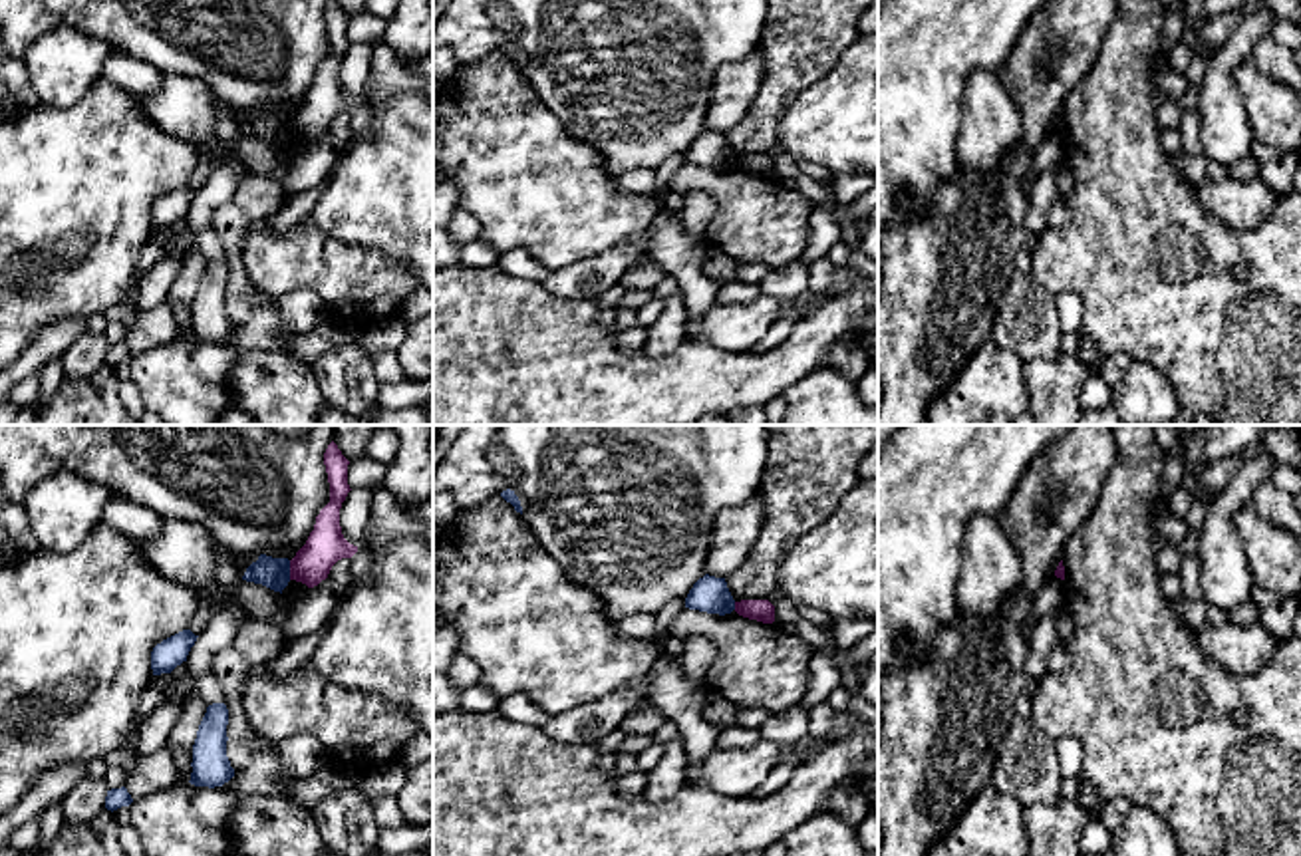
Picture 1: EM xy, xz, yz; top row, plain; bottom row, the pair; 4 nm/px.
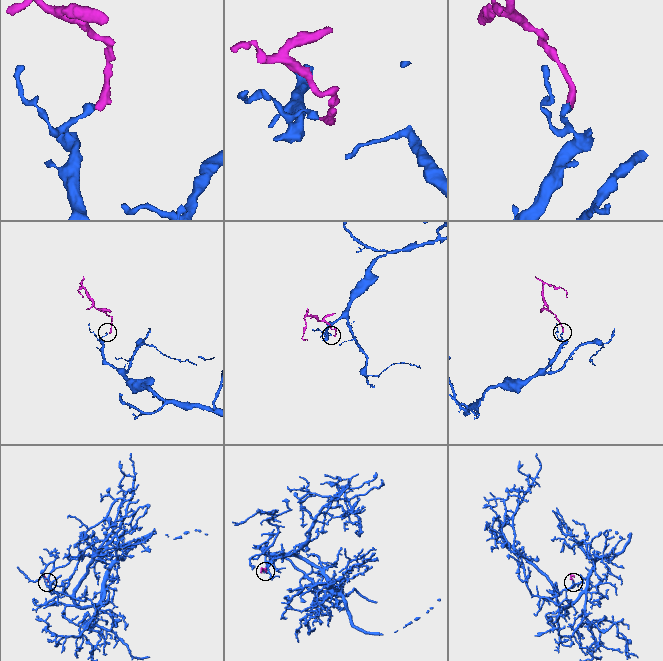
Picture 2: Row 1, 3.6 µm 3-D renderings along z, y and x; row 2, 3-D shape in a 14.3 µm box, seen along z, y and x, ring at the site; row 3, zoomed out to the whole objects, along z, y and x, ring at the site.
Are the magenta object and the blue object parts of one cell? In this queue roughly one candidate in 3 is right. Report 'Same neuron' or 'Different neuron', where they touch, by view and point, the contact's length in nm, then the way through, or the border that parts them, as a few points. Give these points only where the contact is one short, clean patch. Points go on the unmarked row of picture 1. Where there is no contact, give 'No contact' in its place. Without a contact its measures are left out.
Different neuron. Touches magenta at xy (290, 126). Shared border 80 nm. Boundary: xy (289, 116), (290, 134)

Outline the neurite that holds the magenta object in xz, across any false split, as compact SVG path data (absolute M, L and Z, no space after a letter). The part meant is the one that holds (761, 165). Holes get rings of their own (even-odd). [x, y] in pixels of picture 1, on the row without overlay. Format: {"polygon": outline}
{"polygon": "M769 155L735 157L735 167L743 173L757 175L757 177L763 177L763 179L775 177L775 161Z"}

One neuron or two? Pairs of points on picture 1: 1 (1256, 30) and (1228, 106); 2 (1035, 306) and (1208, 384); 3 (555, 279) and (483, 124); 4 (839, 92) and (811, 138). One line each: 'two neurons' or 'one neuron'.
1: one neuron
2: two neurons
3: two neurons
4: one neuron

